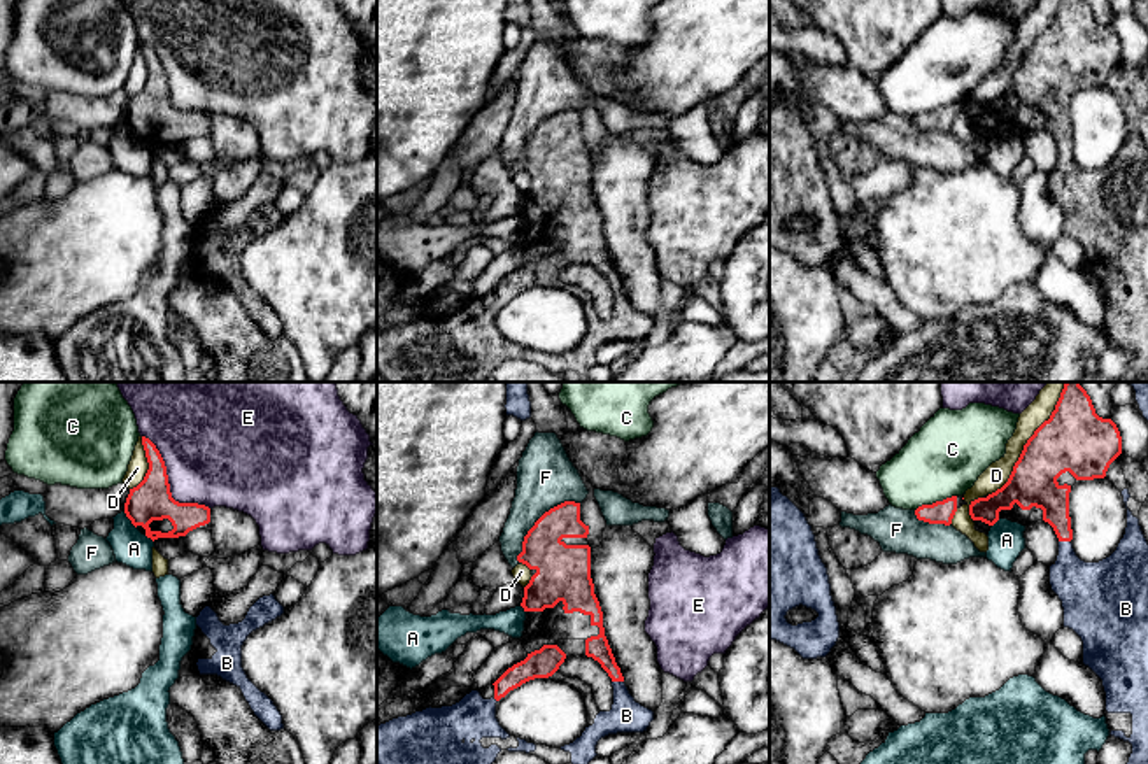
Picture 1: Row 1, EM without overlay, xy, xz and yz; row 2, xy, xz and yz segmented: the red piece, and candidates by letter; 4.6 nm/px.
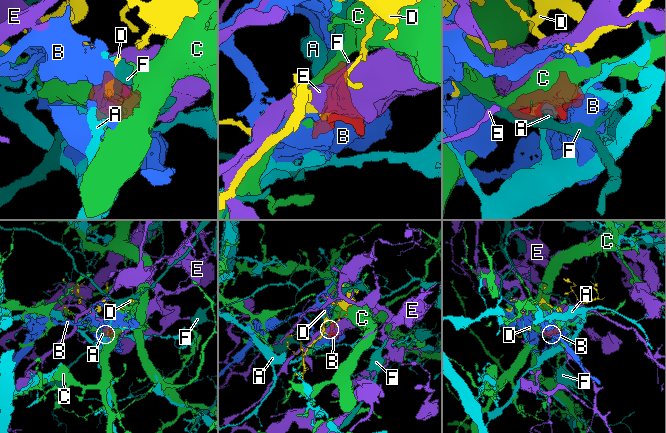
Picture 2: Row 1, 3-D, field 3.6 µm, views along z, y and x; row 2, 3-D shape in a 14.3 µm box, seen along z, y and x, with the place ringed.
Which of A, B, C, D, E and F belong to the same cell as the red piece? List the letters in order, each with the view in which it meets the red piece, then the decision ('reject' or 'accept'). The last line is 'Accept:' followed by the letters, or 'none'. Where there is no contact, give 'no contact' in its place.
A: xy | reject
B: xz | accept
C: yz | reject
D: yz | reject
E: xy | reject
F: xz | reject
Accept: B

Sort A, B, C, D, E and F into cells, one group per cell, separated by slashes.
A / B / C / D / E / F

